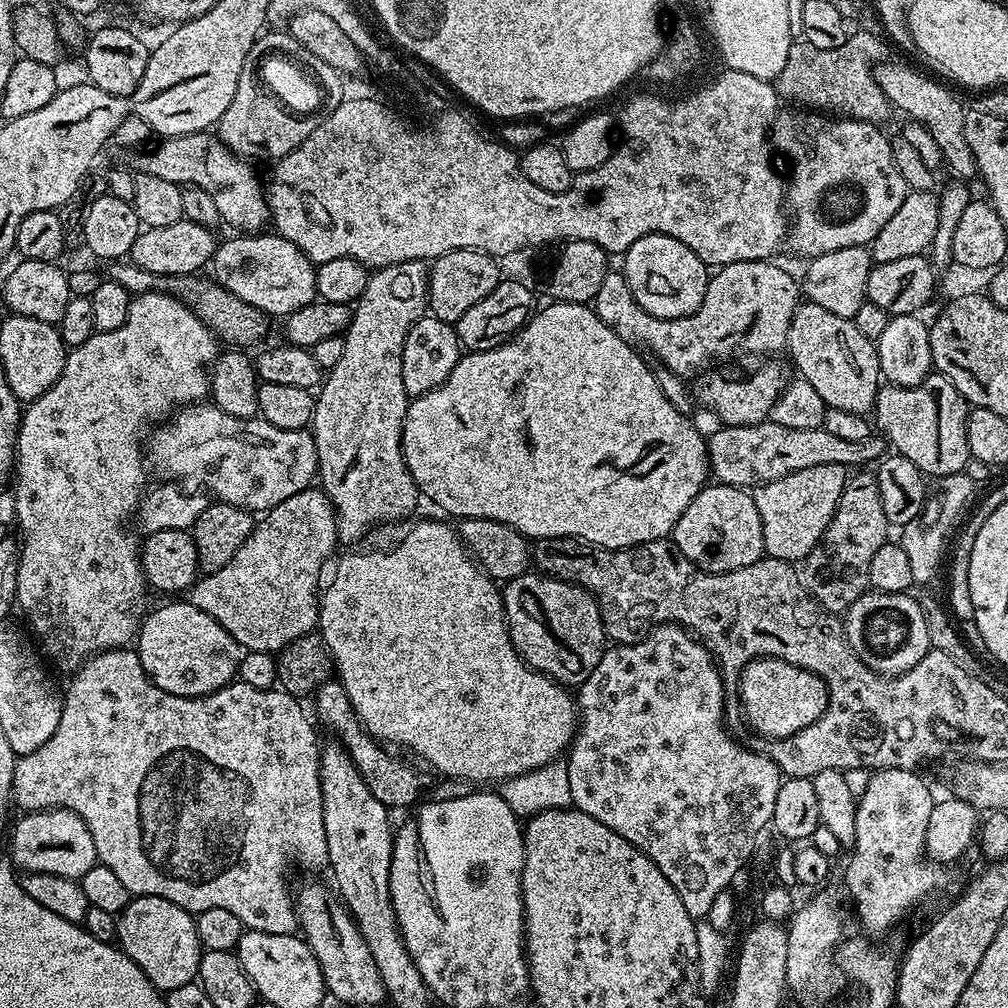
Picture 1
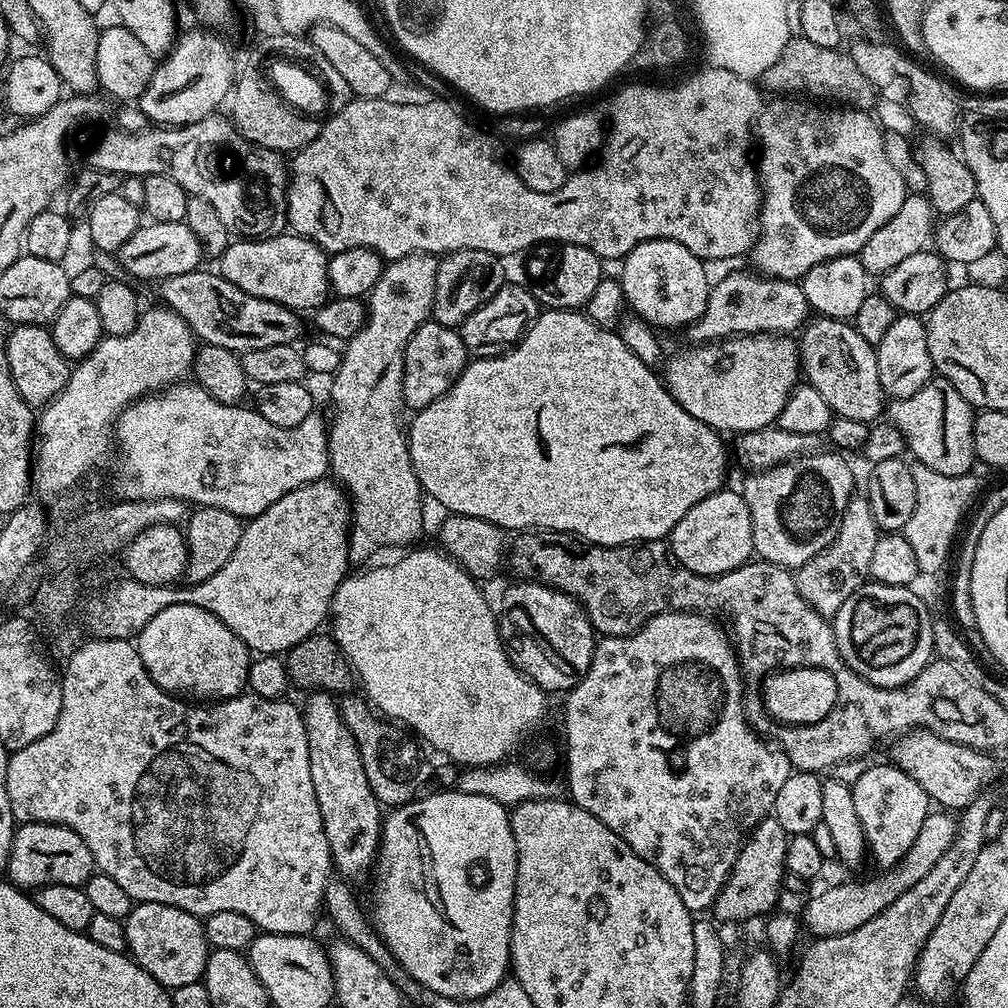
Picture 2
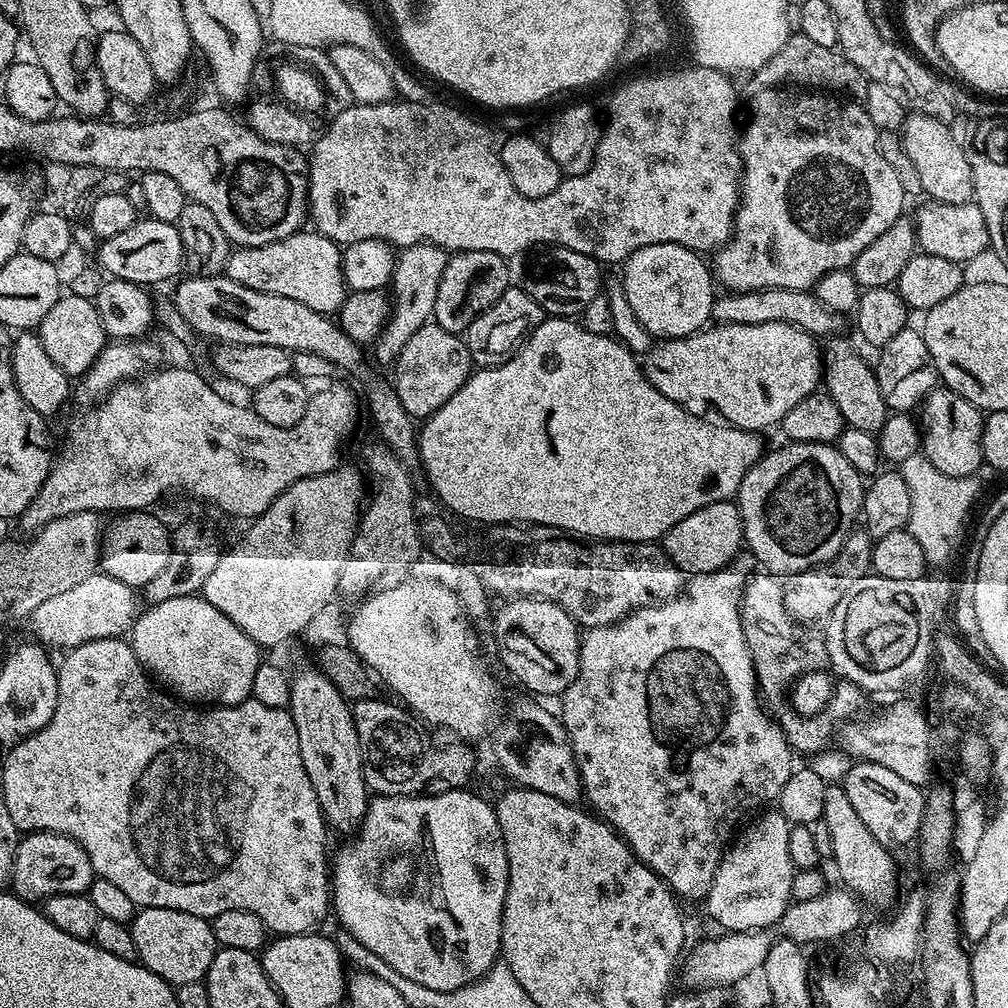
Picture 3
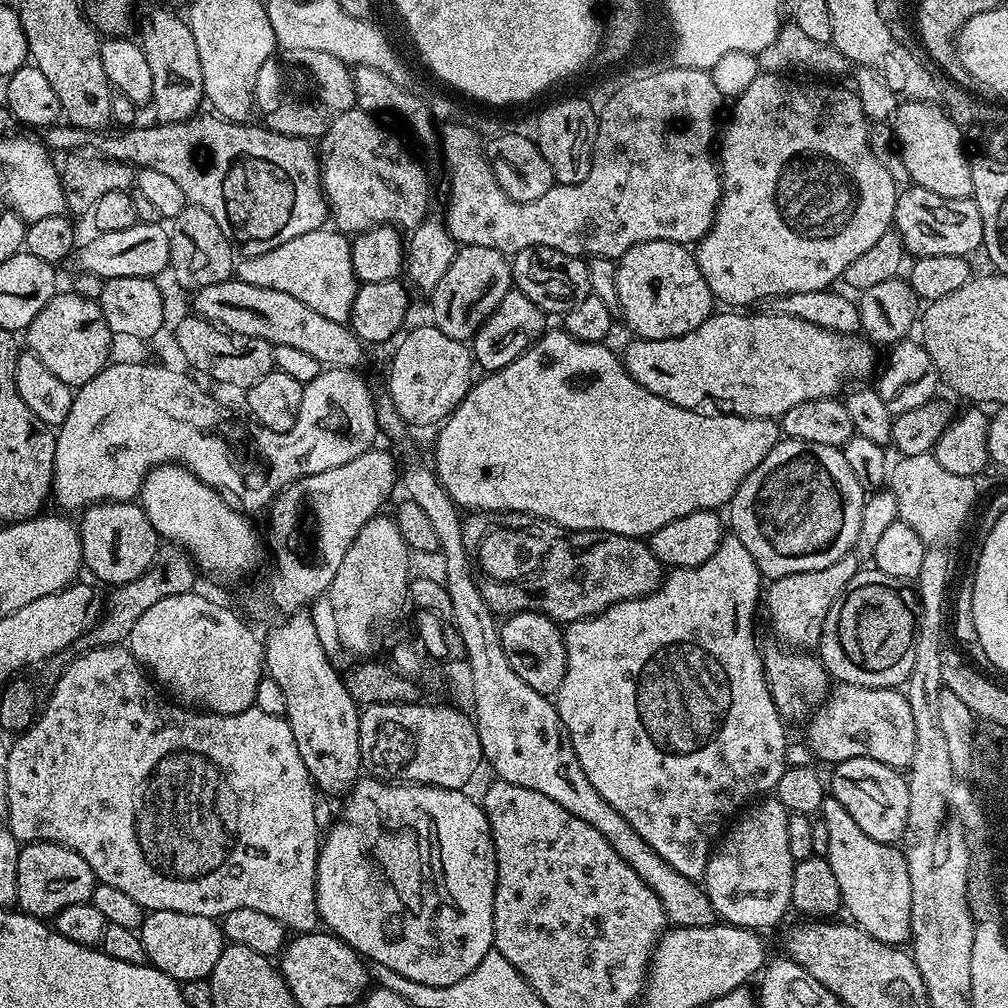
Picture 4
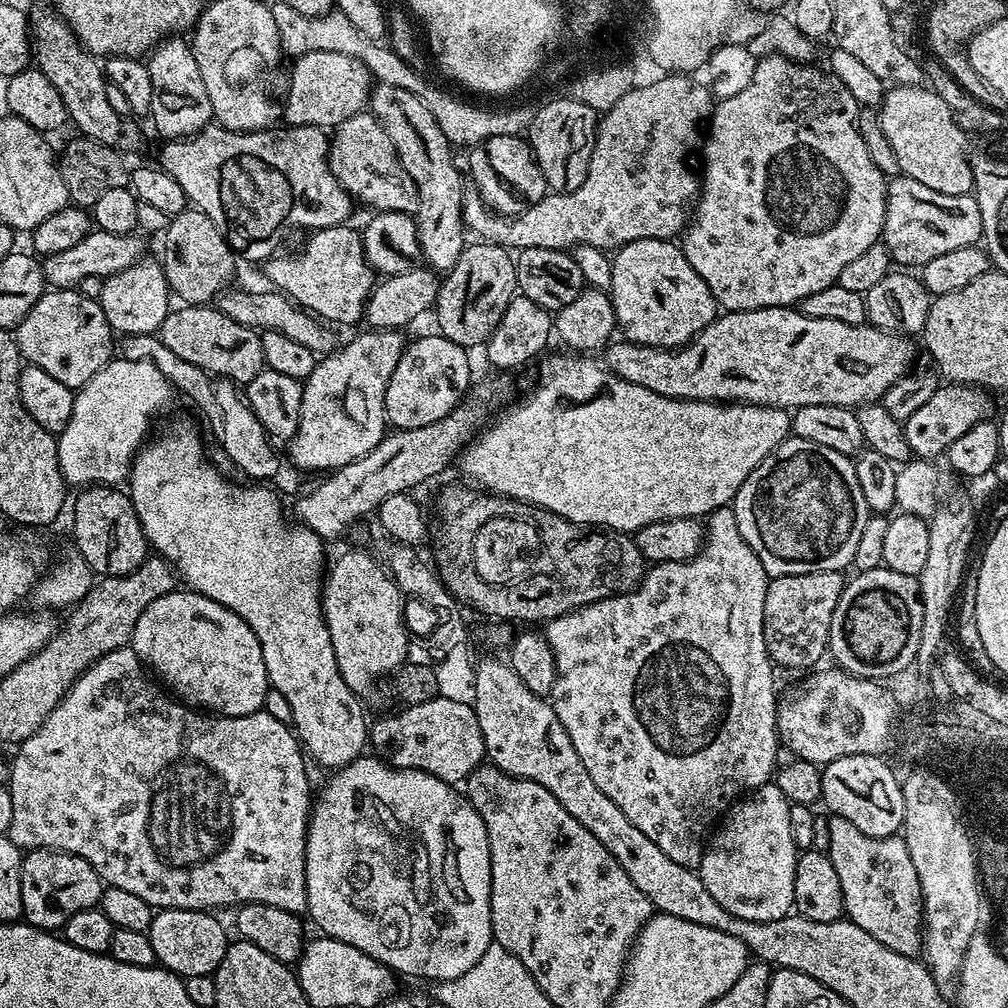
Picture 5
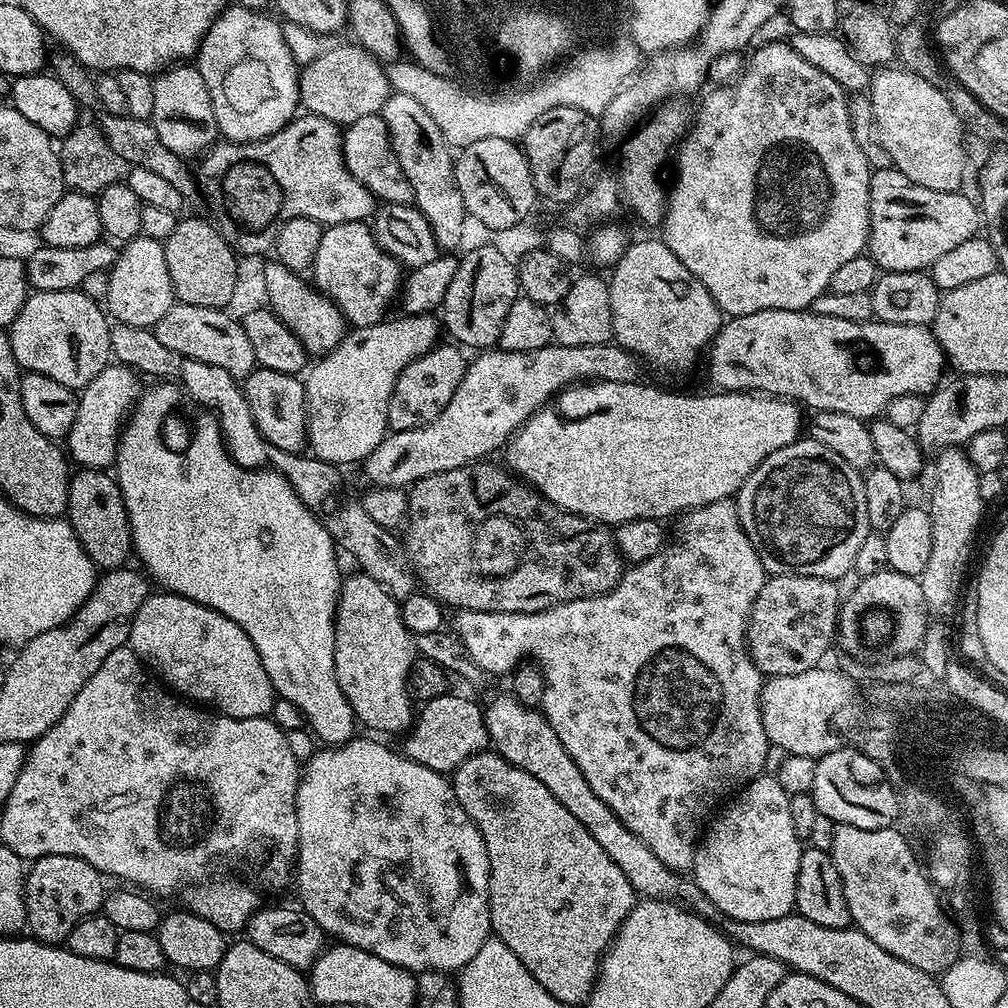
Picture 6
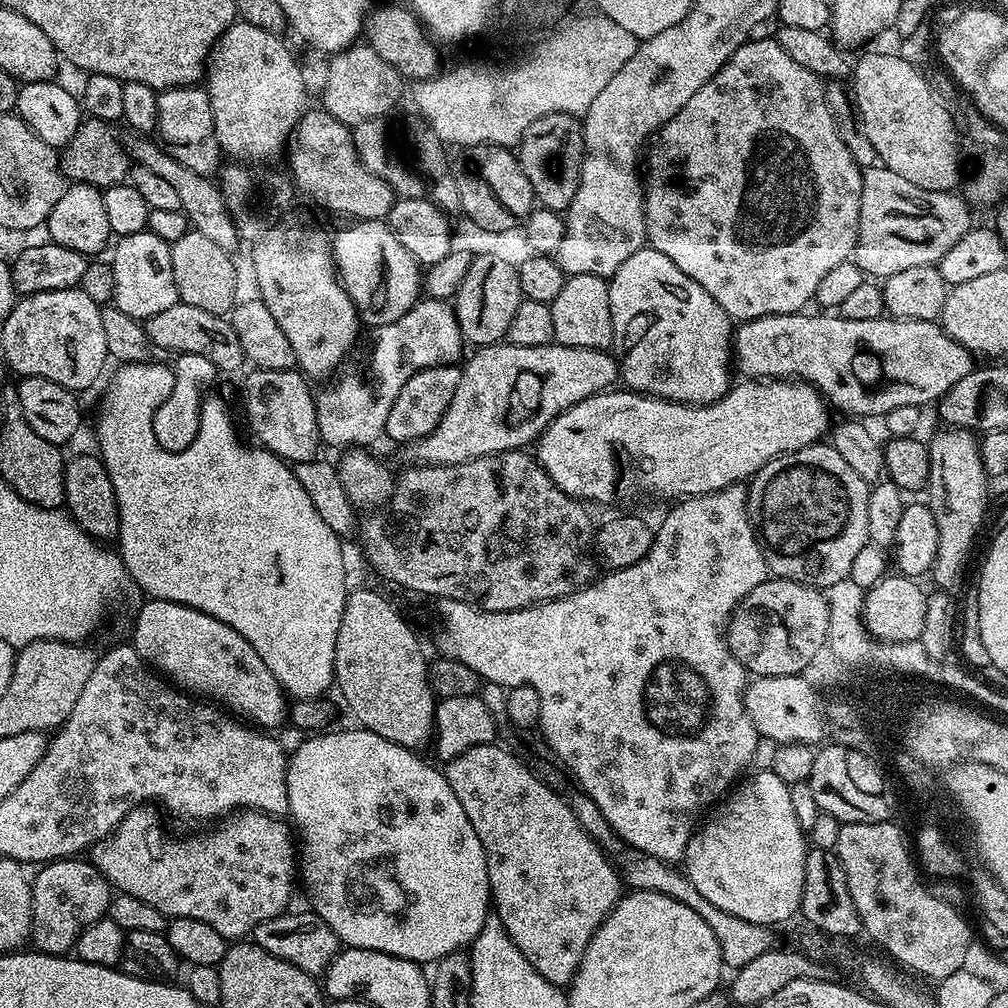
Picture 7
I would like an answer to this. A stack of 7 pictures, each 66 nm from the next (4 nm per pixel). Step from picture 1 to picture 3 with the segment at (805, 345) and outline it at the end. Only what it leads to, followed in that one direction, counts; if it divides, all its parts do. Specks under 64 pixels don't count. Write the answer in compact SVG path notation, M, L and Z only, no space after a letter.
M837 334L827 341L822 352L822 384L828 397L842 410L845 425L858 430L866 430L873 434L879 433L880 427L890 414L882 391L878 390L876 369L871 363L864 361L864 356L858 349L852 348L843 335Z

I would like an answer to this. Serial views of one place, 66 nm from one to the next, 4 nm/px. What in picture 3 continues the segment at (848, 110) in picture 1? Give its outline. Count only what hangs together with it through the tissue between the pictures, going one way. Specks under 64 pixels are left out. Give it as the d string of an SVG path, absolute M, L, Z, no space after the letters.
M799 32L791 33L782 48L774 57L767 60L756 73L751 75L747 86L747 95L753 97L766 88L781 86L799 86L816 90L847 90L854 98L862 98L867 92L867 77L861 74L848 58L839 52L839 49L821 46L809 37Z

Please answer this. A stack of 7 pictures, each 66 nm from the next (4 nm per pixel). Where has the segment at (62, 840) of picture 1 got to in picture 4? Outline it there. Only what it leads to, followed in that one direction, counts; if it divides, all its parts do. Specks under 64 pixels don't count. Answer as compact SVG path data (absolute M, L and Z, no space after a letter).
M34 842L33 844L24 844L20 849L16 904L19 911L25 912L27 916L55 918L62 910L66 910L66 906L76 906L78 902L89 902L97 883L96 875L90 870L86 858L82 858L77 852L66 846L51 844L50 842Z

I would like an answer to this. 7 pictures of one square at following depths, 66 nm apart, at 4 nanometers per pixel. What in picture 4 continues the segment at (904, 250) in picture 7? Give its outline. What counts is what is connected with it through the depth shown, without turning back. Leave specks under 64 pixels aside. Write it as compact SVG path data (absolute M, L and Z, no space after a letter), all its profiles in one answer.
M908 186L897 195L895 231L900 233L904 243L905 253L909 257L937 256L938 254L954 254L955 256L973 255L975 248L979 249L984 243L984 231L982 230L982 214L978 214L978 206L975 199L969 198L942 198L942 194L934 194L925 188Z

